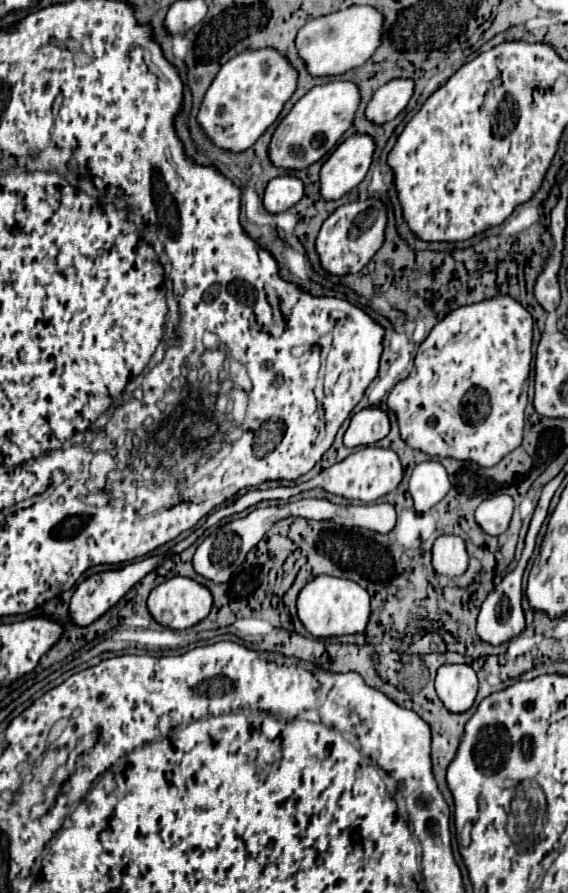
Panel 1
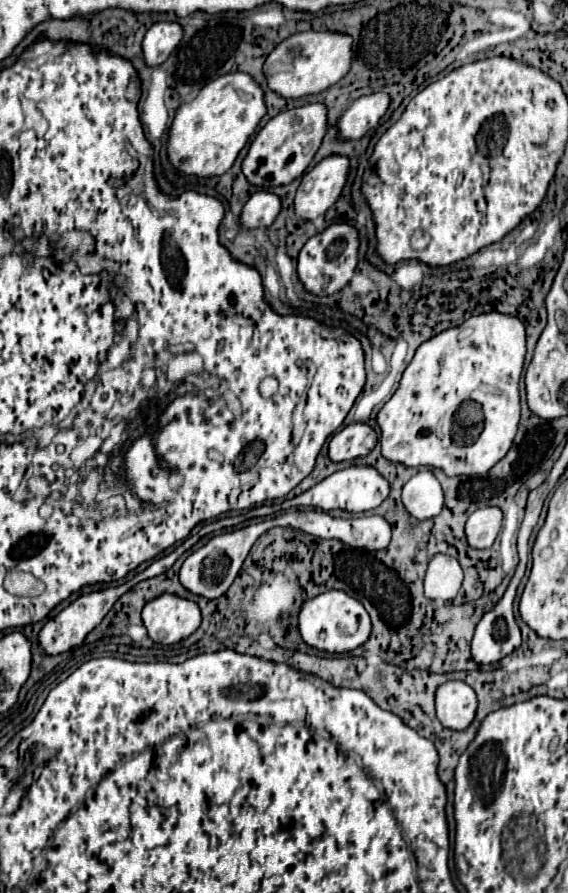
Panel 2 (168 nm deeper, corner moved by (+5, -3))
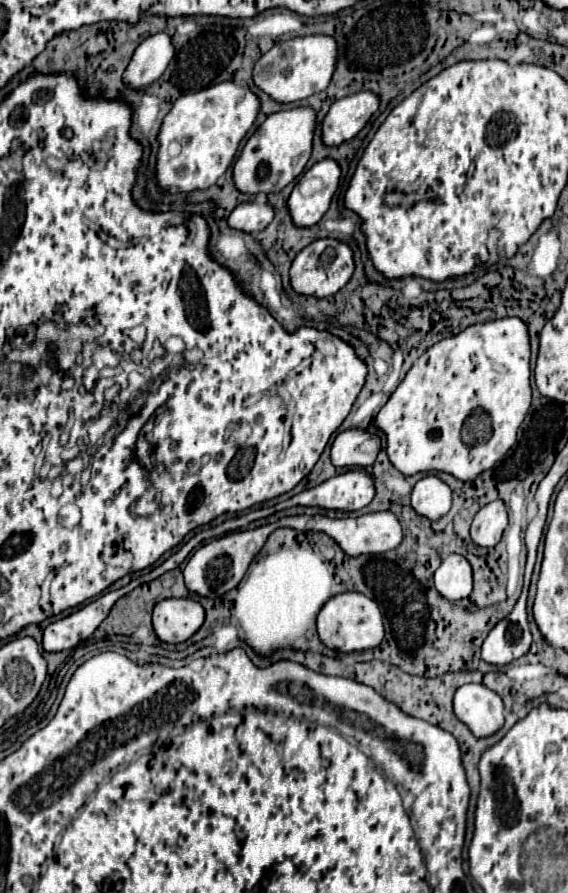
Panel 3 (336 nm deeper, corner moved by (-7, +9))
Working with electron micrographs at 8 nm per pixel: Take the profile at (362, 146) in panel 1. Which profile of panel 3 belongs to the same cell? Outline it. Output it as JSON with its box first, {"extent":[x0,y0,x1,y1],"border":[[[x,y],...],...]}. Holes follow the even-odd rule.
{"extent":[287,159,341,227],"border":[[[333,159],[315,163],[293,187],[287,209],[295,227],[311,227],[319,223],[337,191],[341,169]]]}

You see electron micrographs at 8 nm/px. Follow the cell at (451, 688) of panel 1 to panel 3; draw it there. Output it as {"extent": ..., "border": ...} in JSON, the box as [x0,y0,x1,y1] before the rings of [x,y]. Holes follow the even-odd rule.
{"extent":[453,685,503,737],"border":[[[463,685],[455,691],[453,709],[459,721],[463,721],[475,737],[489,737],[497,733],[503,723],[503,701],[485,685]]]}

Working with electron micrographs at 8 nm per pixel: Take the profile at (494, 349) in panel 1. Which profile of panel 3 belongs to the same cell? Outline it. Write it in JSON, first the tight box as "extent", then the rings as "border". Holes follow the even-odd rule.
{"extent":[375,317,531,481],"border":[[[505,317],[505,319],[495,319],[495,321],[489,321],[489,323],[483,323],[483,325],[471,325],[465,331],[461,331],[459,335],[449,337],[449,339],[441,339],[433,347],[429,347],[415,361],[415,365],[409,369],[405,379],[399,383],[395,393],[389,397],[389,401],[383,405],[383,409],[375,417],[375,427],[381,429],[385,433],[385,437],[387,437],[387,457],[393,463],[393,467],[399,469],[407,477],[415,475],[415,473],[437,471],[437,473],[449,473],[449,475],[457,477],[459,481],[473,481],[483,471],[491,469],[515,445],[517,429],[519,429],[519,425],[523,423],[523,419],[525,419],[525,415],[529,411],[529,405],[531,405],[531,367],[529,367],[529,355],[531,355],[531,351],[529,351],[527,325],[519,317]]]}

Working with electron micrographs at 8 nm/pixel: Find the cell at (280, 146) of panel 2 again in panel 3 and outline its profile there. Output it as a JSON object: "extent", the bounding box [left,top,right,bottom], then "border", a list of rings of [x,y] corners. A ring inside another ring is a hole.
{"extent":[233,107,315,195],"border":[[[307,107],[279,111],[269,115],[257,131],[247,139],[241,155],[233,165],[233,183],[239,193],[245,195],[269,195],[281,191],[293,179],[301,175],[307,159],[311,157],[315,129],[315,111]]]}

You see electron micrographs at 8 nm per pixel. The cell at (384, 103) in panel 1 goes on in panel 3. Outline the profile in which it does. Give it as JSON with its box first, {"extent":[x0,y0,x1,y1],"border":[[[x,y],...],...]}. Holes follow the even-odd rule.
{"extent":[321,91,377,147],"border":[[[361,91],[357,95],[347,95],[335,101],[321,123],[323,145],[335,147],[347,139],[353,139],[371,119],[377,107],[377,95],[371,91]]]}

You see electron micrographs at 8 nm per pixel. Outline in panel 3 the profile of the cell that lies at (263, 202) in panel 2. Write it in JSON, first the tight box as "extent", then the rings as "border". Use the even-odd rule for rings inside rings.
{"extent":[227,199,273,237],"border":[[[263,199],[251,201],[251,203],[241,203],[227,217],[227,225],[231,229],[249,233],[253,237],[255,237],[255,233],[263,231],[271,221],[273,221],[273,209]]]}

